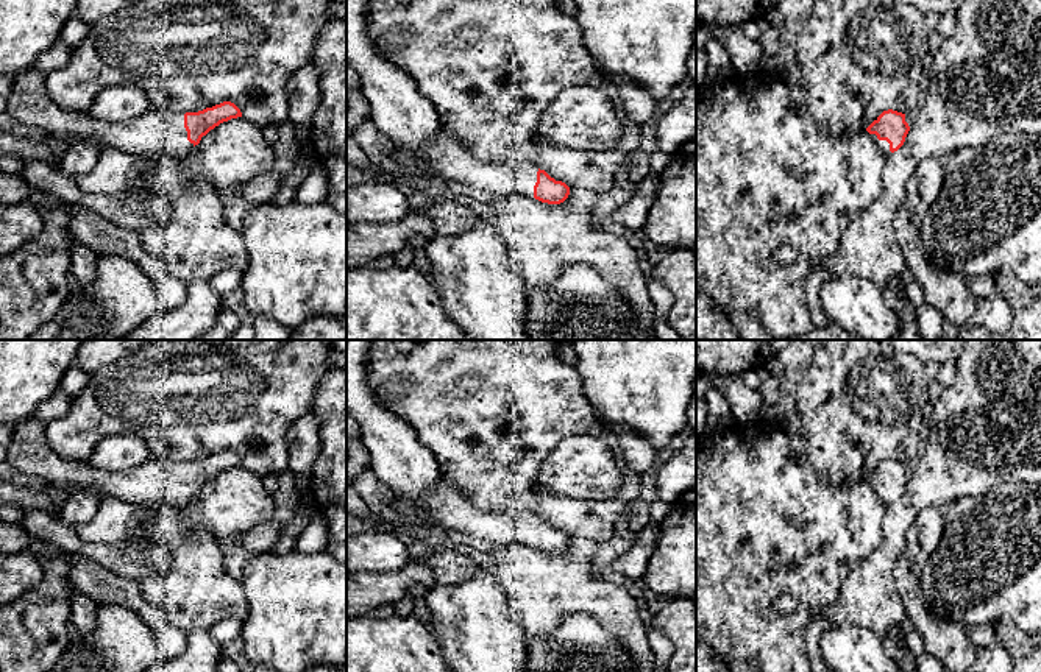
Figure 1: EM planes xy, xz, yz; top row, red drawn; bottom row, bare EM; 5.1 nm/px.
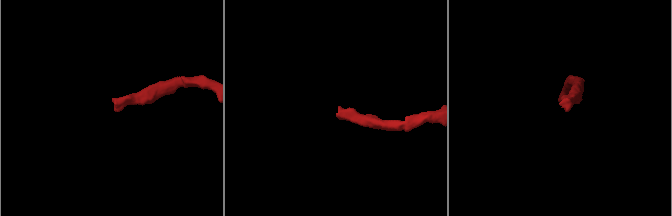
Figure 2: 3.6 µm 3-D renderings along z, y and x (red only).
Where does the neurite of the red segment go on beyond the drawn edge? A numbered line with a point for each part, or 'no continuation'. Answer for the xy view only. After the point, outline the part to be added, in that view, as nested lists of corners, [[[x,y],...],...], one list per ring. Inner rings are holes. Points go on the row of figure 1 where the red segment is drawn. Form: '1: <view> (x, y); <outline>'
1: xy (158, 131); [[[34,69],[14,80],[5,114],[12,123],[36,128],[42,136],[94,139],[133,156],[183,157],[194,148],[187,140],[184,114],[153,106],[126,122],[97,120],[89,112],[56,104],[47,94],[45,75]]]

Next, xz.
1: xz (445, 156); [[[439,128],[421,147],[421,156],[390,145],[390,156],[410,175],[445,178],[493,195],[534,198],[538,167],[531,162],[485,162],[448,131]]]

